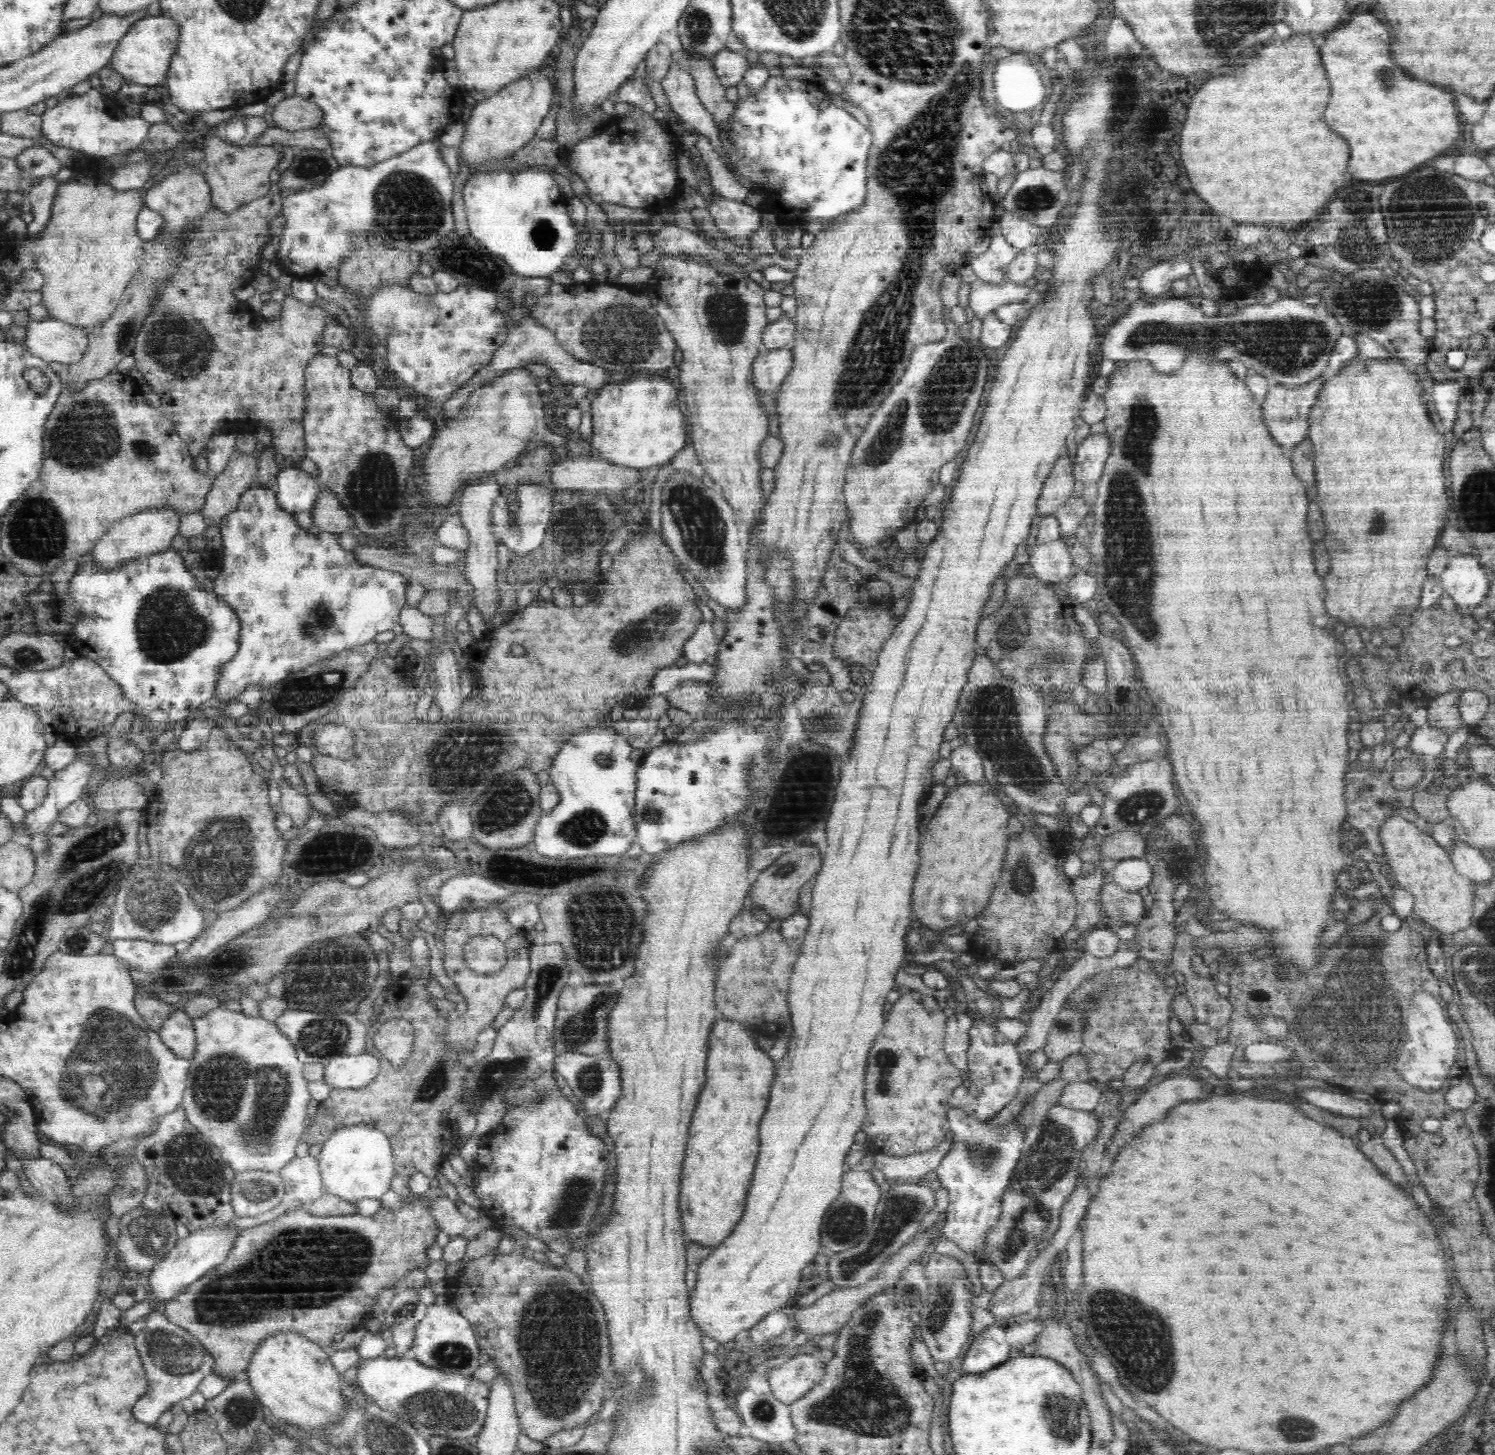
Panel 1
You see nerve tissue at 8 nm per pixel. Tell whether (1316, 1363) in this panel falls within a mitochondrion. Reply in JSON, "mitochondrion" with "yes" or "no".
{"mitochondrion":"no"}

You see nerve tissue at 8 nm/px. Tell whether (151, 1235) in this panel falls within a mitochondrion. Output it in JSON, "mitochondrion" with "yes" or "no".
{"mitochondrion":"yes"}

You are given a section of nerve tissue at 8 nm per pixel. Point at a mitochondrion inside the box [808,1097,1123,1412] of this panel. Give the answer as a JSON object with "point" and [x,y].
{"point":[1049,1159]}

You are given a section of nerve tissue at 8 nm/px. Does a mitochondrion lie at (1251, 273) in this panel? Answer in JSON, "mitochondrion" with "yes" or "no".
{"mitochondrion":"no"}

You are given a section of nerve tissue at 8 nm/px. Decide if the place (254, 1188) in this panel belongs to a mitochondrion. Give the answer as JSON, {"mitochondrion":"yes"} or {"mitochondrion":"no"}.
{"mitochondrion":"yes"}

